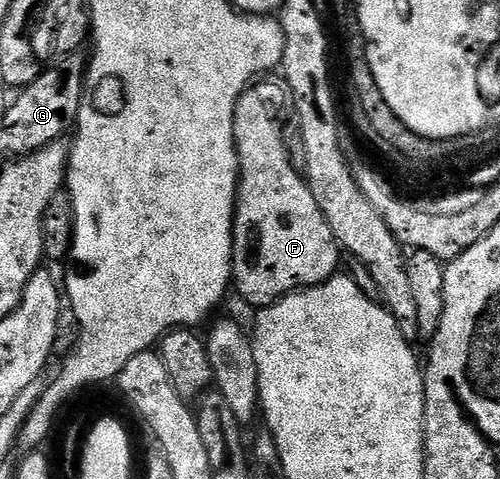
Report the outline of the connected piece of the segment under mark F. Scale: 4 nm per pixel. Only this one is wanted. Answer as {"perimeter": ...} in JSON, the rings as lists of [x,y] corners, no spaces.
{"perimeter":[[[254,82],[239,97],[235,109],[235,145],[237,160],[241,166],[237,180],[237,209],[233,216],[233,277],[231,280],[253,309],[270,307],[278,299],[292,291],[314,287],[338,274],[337,262],[343,259],[337,246],[337,238],[323,217],[323,209],[315,202],[308,182],[293,164],[289,143],[285,140],[285,107],[287,111],[287,88],[284,82]]]}

